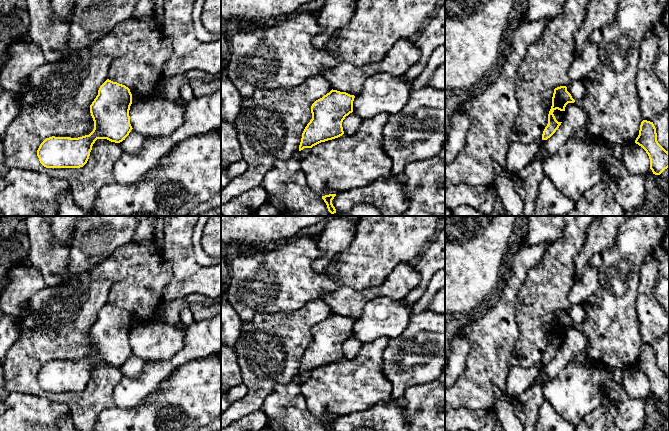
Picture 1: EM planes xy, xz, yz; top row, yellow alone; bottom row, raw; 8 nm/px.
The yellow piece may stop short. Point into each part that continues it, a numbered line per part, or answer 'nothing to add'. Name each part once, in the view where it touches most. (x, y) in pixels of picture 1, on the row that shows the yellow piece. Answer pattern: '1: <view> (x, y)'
nothing to add

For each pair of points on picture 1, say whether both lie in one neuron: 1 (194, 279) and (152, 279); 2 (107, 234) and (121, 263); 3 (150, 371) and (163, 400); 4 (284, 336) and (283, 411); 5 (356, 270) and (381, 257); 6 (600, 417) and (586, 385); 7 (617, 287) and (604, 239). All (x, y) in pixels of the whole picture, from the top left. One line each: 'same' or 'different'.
1: different
2: different
3: different
4: different
5: same
6: different
7: different

